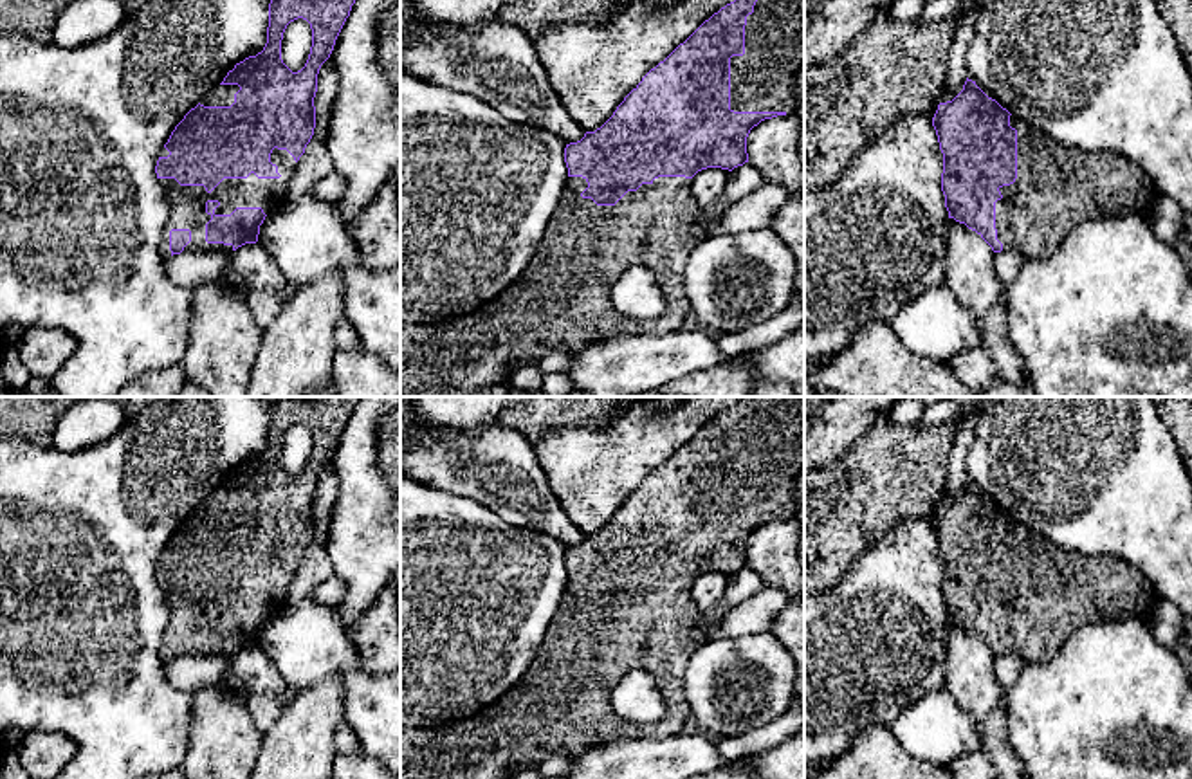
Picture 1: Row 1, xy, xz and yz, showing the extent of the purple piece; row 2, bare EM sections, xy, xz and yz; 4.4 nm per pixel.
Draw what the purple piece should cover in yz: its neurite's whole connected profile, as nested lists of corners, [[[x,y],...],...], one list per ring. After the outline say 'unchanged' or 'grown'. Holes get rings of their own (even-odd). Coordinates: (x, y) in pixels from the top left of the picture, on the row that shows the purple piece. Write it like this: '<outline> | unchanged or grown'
[[[968,78],[952,101],[938,105],[932,126],[943,153],[941,191],[949,218],[976,231],[994,252],[1013,249],[1026,260],[1044,260],[1082,222],[1113,215],[1140,215],[1149,220],[1154,209],[1158,189],[1136,162],[1118,151],[1086,151],[1053,141],[1012,115]]] | grown

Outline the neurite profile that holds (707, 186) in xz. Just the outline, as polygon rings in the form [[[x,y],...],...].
[[[707,168],[691,179],[691,191],[700,207],[714,206],[725,193],[730,171],[721,168]]]

